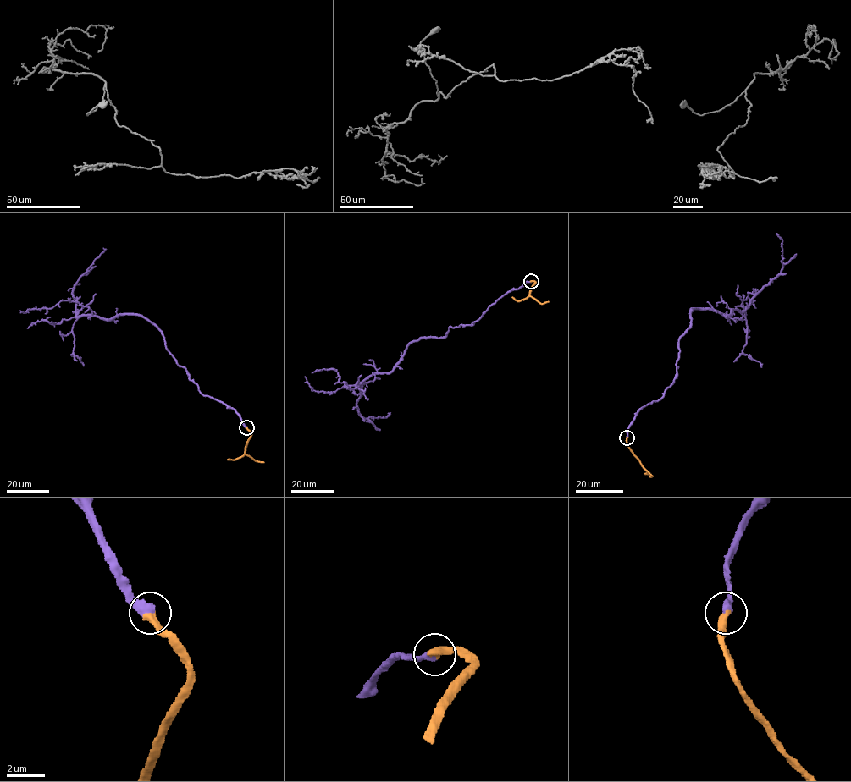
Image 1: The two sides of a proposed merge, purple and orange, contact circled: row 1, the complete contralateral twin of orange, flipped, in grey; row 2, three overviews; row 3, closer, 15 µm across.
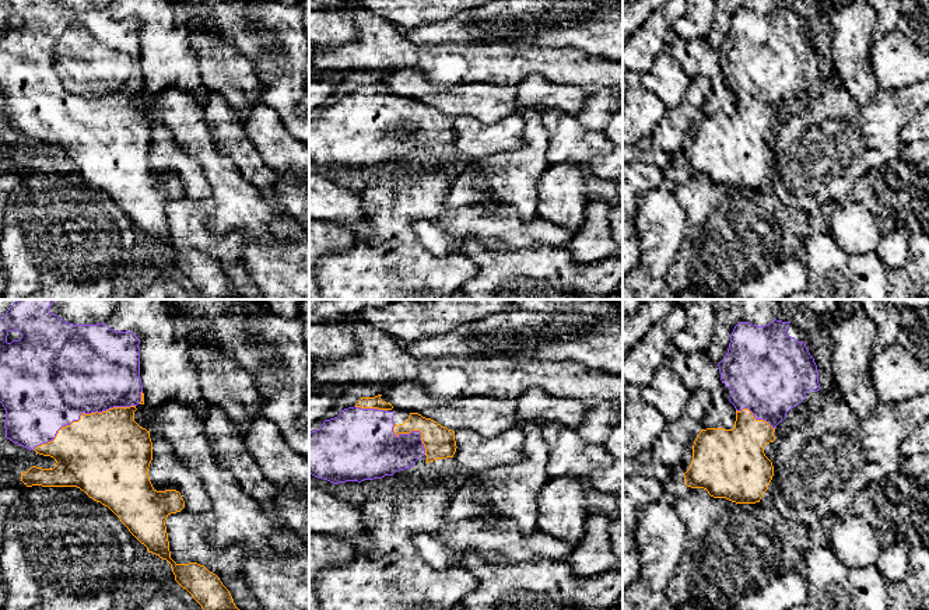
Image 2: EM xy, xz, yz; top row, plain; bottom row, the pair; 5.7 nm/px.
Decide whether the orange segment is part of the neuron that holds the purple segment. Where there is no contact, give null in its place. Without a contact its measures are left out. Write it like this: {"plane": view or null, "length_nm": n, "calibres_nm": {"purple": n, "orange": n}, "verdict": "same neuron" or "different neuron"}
{"plane": "xy", "length_nm": 650, "calibres_nm": {"purple": 500, "orange": 440}, "verdict": "same neuron"}

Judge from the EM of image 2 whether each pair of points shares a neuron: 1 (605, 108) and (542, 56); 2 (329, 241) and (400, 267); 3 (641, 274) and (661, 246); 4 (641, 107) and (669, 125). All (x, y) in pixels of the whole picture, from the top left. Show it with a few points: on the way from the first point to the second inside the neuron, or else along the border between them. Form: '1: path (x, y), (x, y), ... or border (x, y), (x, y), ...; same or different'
1: border (607, 90), (589, 94); different
2: border (356, 234), (356, 242), (350, 248), (323, 255); different
3: border (641, 265), (654, 276), (662, 277); different
4: border (668, 109), (648, 137); different

